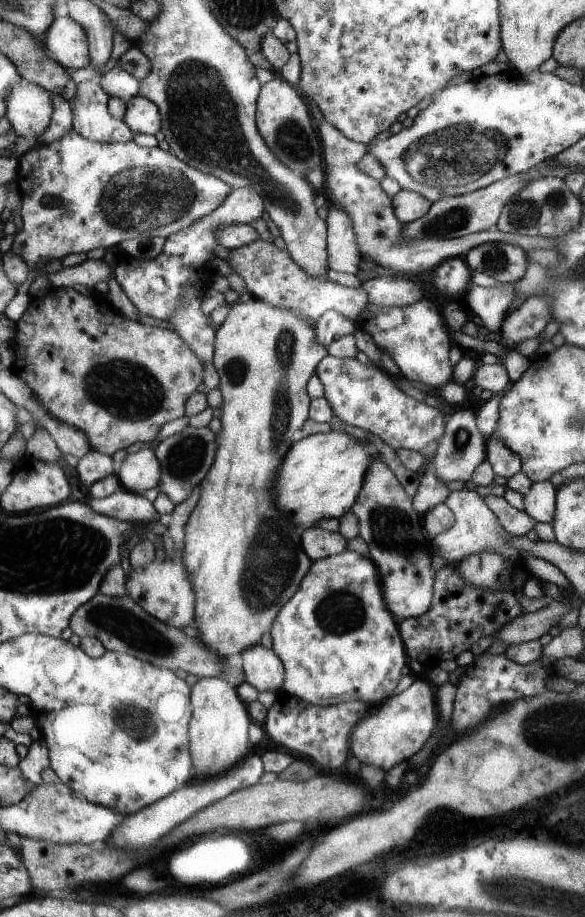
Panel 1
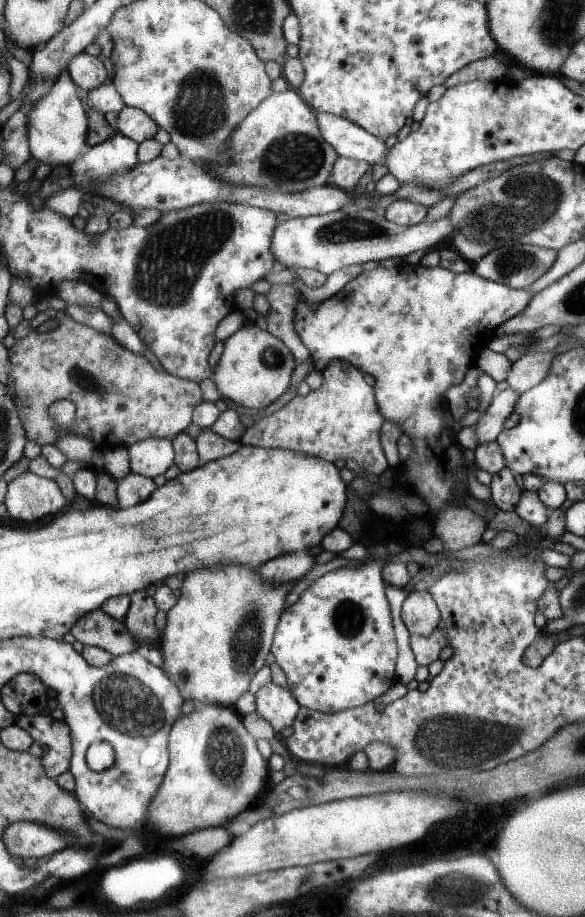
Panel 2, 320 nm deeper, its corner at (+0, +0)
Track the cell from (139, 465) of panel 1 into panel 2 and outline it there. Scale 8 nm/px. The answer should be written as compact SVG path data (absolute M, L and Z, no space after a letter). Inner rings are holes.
M151 437L128 447L132 472L152 479L176 464L172 439Z

